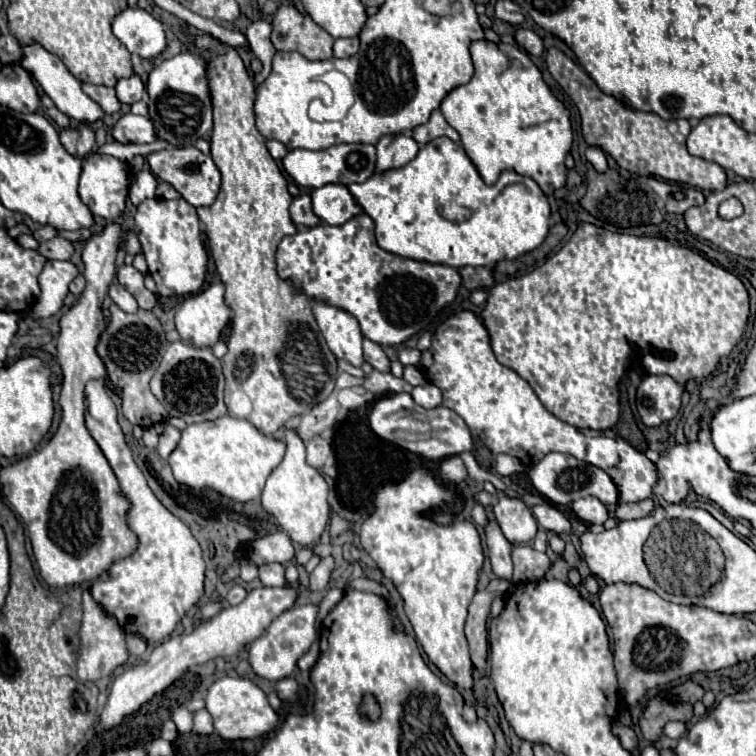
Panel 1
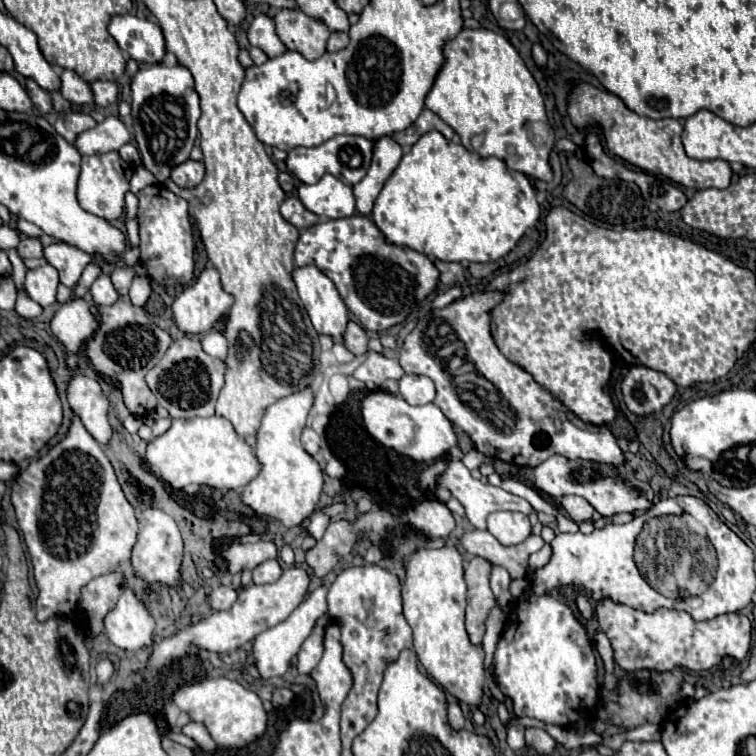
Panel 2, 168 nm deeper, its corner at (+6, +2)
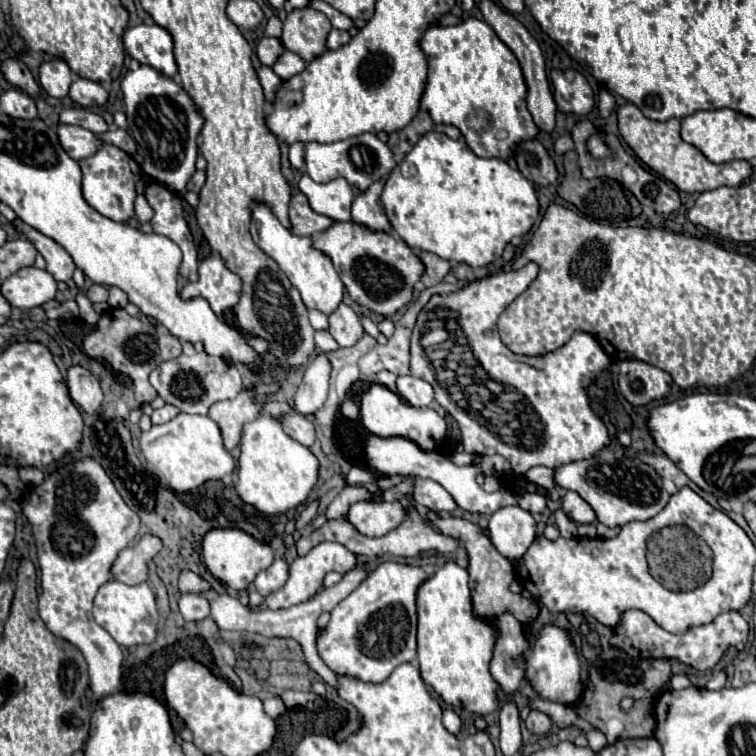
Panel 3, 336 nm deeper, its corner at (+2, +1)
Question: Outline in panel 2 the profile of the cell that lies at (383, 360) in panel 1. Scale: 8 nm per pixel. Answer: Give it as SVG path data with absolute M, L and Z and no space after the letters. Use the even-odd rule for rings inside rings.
M349 320L347 322L347 330L343 334L343 340L345 340L345 348L349 352L353 352L355 356L357 354L365 354L369 348L367 348L367 334L365 330L355 322L355 320Z

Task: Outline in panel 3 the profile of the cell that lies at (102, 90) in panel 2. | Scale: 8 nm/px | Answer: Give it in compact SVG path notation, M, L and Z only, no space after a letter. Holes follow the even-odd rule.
M75 79L69 91L69 97L83 107L101 107L107 103L109 93L103 89L101 83L87 81L87 79Z

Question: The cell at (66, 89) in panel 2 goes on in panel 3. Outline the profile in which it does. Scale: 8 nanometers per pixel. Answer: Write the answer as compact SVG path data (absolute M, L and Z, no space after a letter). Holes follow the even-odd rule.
M55 59L41 65L39 83L51 97L57 97L57 99L67 97L71 81L73 81L73 73L63 59Z

